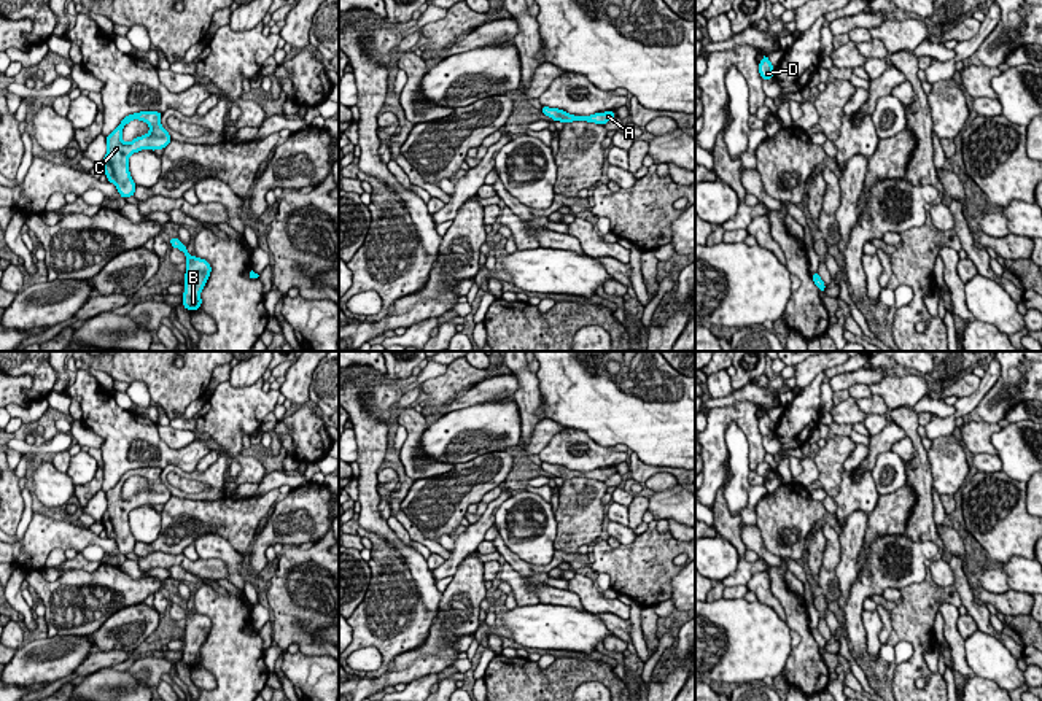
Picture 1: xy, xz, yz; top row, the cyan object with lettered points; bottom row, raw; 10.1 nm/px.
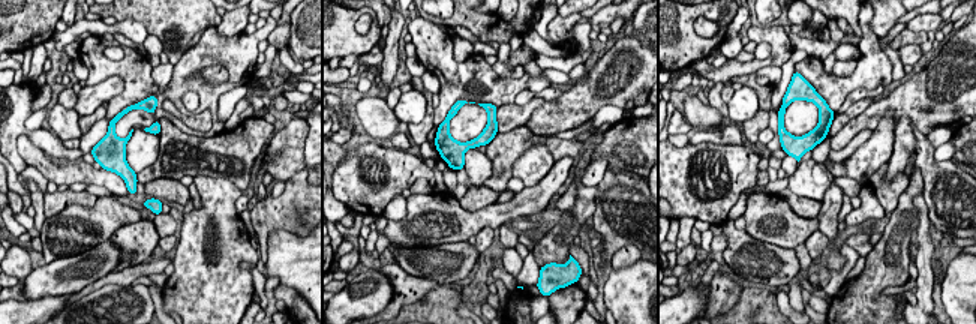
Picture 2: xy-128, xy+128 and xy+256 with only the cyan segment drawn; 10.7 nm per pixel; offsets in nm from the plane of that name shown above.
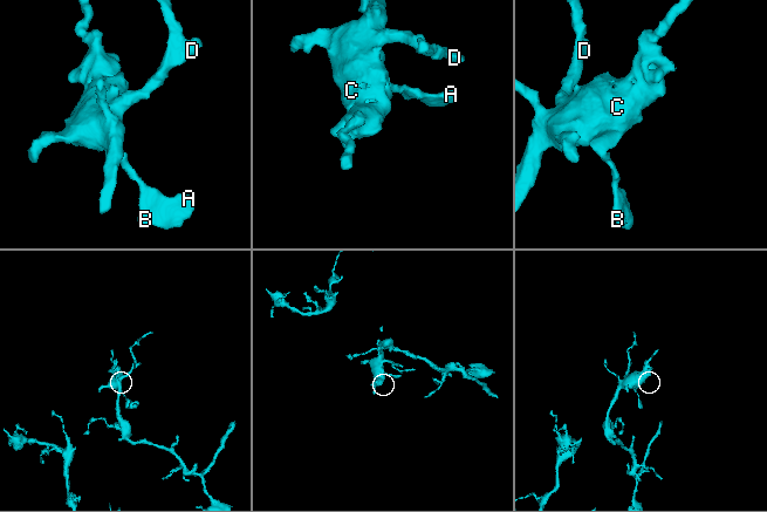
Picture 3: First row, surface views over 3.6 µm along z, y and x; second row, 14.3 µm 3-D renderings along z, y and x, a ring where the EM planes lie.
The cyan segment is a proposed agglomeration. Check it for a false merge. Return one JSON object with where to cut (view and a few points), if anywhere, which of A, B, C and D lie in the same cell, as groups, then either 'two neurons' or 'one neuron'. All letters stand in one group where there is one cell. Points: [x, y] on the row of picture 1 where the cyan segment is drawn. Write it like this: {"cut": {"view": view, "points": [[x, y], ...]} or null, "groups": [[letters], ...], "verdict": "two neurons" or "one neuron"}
{"cut": null, "groups": [["A", "B", "C", "D"]], "verdict": "one neuron"}

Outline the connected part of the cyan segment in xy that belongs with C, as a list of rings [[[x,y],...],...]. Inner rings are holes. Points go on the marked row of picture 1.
[[[140,111],[127,114],[119,126],[107,135],[107,154],[102,161],[107,180],[118,188],[122,199],[134,197],[135,183],[129,172],[129,156],[142,149],[164,149],[170,141],[169,132],[161,126],[162,113]],[[138,119],[150,126],[146,135],[137,137],[129,143],[122,141],[122,129],[130,121]]]

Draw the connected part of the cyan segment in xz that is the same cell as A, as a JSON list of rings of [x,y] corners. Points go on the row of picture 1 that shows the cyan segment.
[[[541,107],[541,113],[549,116],[552,121],[560,121],[560,122],[573,122],[573,121],[585,121],[585,122],[595,122],[605,126],[608,121],[616,118],[614,111],[605,111],[605,113],[595,113],[590,116],[576,116],[570,114],[563,110],[558,108],[549,108],[549,107]]]

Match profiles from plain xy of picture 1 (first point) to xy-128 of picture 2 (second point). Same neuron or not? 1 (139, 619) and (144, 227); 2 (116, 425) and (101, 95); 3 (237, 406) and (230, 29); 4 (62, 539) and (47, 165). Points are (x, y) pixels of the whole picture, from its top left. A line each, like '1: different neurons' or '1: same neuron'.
1: same neuron
2: different neurons
3: different neurons
4: same neuron

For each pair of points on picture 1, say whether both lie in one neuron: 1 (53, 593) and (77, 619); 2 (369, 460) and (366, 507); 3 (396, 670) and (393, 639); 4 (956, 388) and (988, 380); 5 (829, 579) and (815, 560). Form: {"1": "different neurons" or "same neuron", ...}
{"1": "same neuron", "2": "same neuron", "3": "different neurons", "4": "different neurons", "5": "different neurons"}

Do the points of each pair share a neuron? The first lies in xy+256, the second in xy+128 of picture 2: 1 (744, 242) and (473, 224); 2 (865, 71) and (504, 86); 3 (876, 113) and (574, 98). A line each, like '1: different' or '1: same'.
1: different
2: same
3: same

